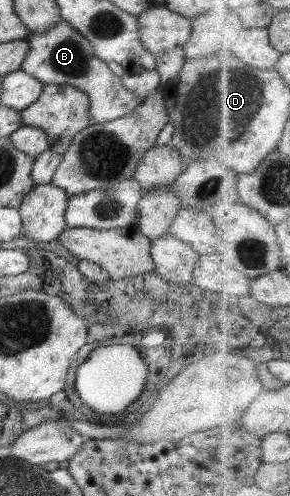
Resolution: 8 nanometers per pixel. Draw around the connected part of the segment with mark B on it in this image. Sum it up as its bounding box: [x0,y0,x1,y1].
[20,22,143,123]

